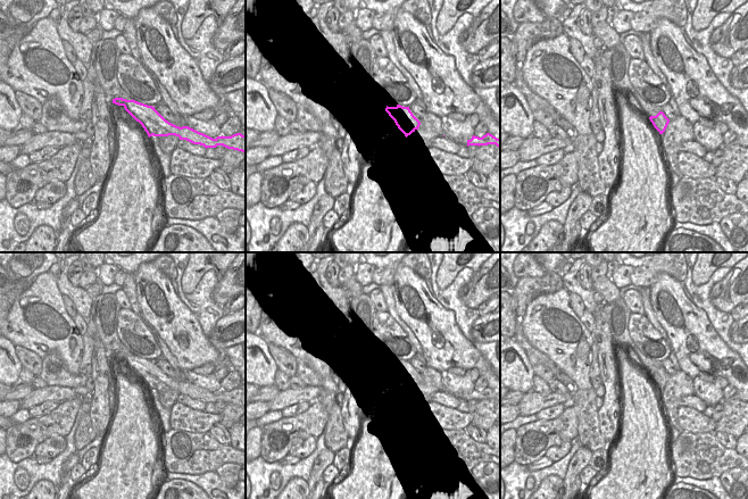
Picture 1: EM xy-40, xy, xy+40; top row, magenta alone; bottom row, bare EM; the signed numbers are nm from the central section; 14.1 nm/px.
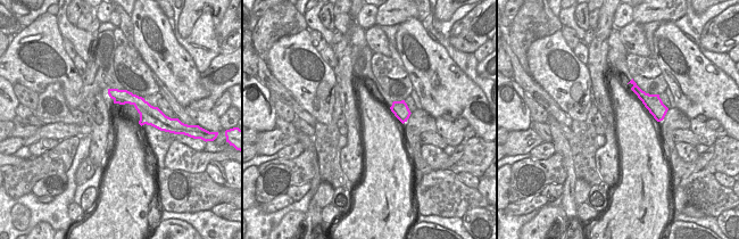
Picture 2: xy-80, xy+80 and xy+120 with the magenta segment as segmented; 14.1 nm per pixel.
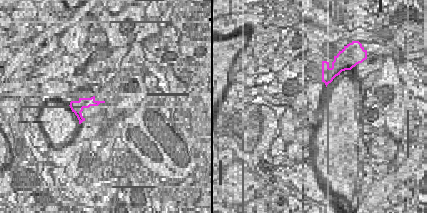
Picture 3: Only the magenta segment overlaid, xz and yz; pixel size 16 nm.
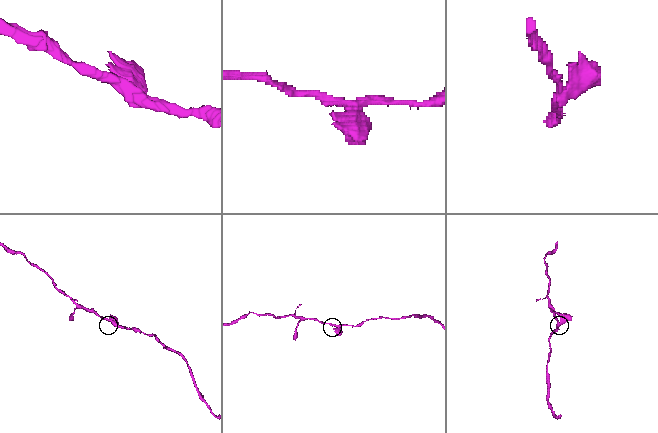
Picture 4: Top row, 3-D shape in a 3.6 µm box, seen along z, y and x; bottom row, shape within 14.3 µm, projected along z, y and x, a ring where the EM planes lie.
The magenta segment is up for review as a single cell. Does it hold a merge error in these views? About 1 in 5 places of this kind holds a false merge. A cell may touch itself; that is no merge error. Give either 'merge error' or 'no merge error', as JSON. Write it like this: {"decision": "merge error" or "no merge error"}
{"decision": "merge error"}

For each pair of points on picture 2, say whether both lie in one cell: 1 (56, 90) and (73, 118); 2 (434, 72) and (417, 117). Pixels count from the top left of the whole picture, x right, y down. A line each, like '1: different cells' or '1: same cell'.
1: same cell
2: different cells

